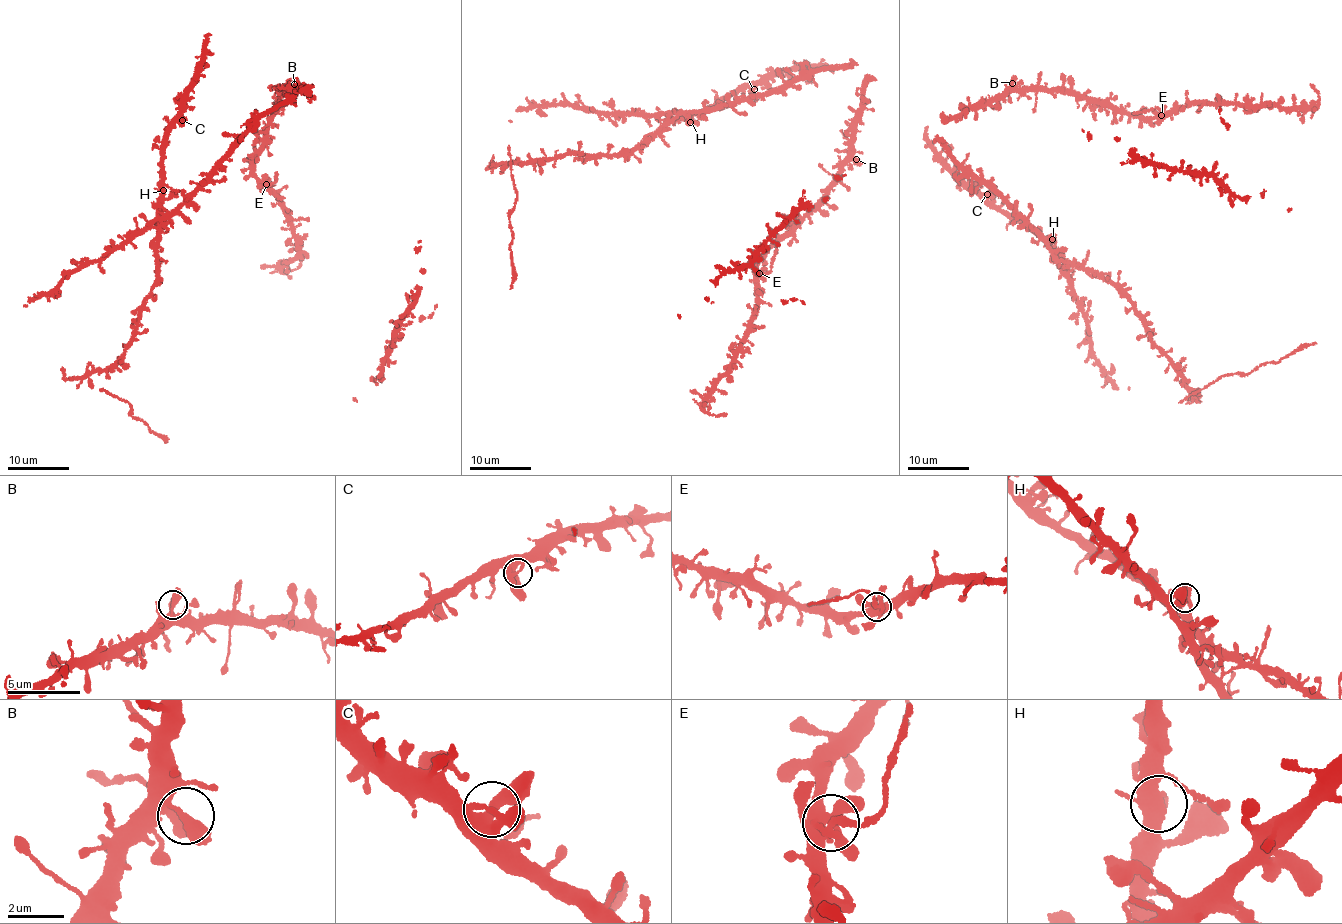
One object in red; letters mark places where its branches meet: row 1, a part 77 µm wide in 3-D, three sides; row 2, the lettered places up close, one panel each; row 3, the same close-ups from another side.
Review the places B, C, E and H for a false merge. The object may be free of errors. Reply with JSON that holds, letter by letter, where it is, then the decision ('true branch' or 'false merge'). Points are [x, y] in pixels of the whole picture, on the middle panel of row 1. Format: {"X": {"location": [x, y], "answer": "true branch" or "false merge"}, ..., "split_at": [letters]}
{"B": {"location": [856, 159], "answer": "true branch"}, "C": {"location": [754, 89], "answer": "true branch"}, "E": {"location": [759, 273], "answer": "false merge"}, "H": {"location": [690, 122], "answer": "true branch"}, "split_at": ["E"]}

